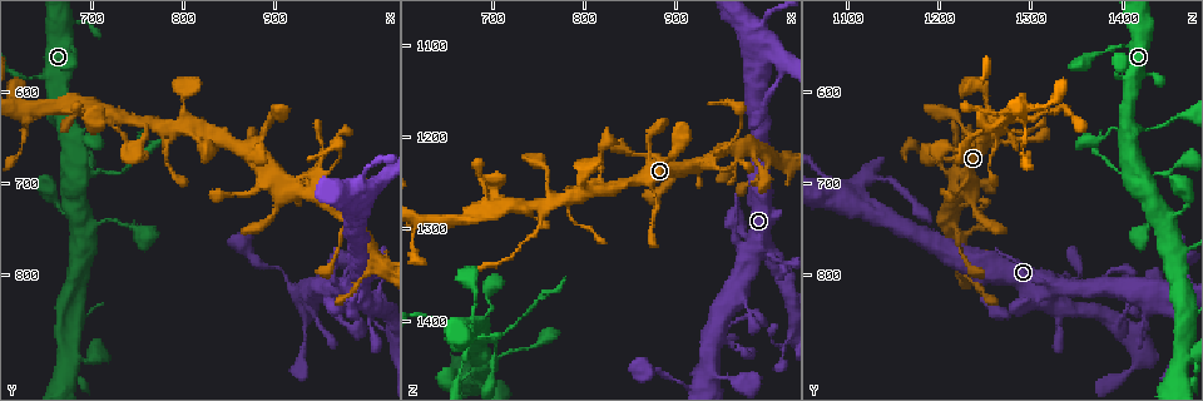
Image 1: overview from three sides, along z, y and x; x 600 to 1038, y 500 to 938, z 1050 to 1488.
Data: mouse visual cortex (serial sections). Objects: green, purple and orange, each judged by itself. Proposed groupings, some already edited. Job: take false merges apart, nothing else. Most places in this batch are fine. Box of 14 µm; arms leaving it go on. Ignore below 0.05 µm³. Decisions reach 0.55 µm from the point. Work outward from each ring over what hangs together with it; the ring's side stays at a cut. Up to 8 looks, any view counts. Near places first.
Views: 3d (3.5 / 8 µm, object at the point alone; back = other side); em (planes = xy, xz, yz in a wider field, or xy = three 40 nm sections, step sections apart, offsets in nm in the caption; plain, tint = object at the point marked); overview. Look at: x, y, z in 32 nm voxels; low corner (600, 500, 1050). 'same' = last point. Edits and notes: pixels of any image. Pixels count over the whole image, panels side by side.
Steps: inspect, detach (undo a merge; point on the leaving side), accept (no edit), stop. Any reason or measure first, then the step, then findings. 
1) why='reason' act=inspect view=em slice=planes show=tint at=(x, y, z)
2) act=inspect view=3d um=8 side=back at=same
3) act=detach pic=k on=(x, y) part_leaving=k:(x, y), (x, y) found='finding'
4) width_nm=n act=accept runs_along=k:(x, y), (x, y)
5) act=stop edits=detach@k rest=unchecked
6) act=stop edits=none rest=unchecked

why='two arms in line, one across' act=inspect view=3d um=3.5 at=(955, 695, 1210)

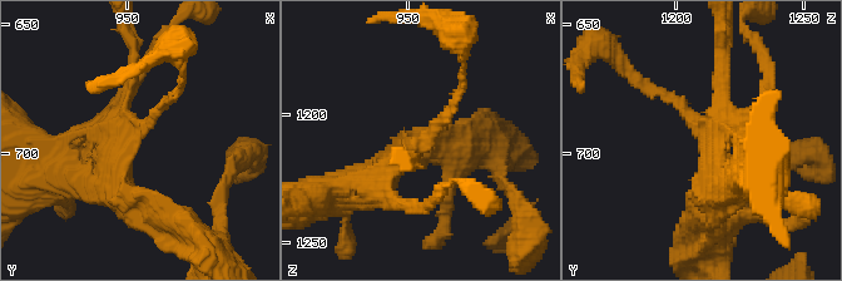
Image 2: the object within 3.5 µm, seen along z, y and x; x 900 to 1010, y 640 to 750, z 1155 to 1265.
arms=3 arm_widths_nm=150,200,300 why='need the tissue' act=inspect view=em slice=xy step=5 show=tint at=(952, 693, 1214)

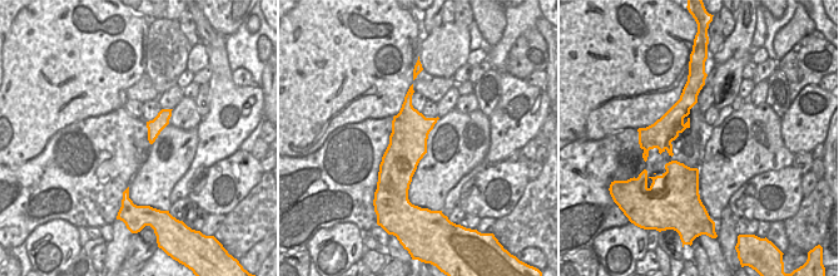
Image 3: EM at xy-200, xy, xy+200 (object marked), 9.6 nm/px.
act=accept runs_along=2:(85, 185), (100, 188), (174, 92) found='all the same cell'

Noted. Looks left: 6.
why='sharp bend' act=inspect view=3d um=8 at=(690, 690, 1415)

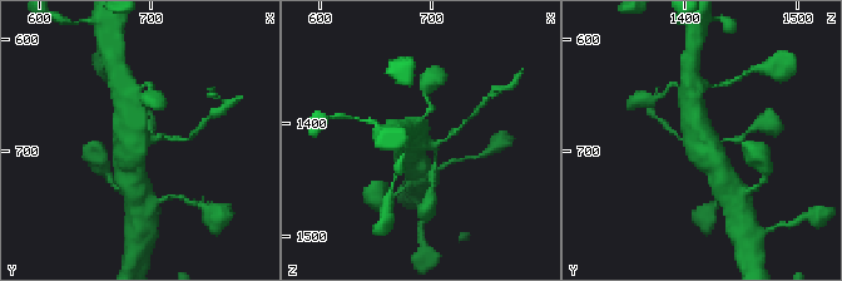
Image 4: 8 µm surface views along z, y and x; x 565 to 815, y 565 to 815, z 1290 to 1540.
act=inspect view=3d um=3.5 at=(696, 686, 1418)

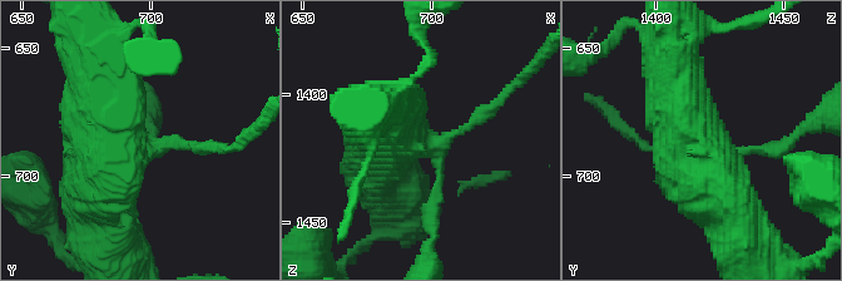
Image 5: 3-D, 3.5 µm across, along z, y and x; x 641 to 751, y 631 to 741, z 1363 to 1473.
act=inspect view=em slice=xy step=5 show=tint at=(694, 687, 1418)

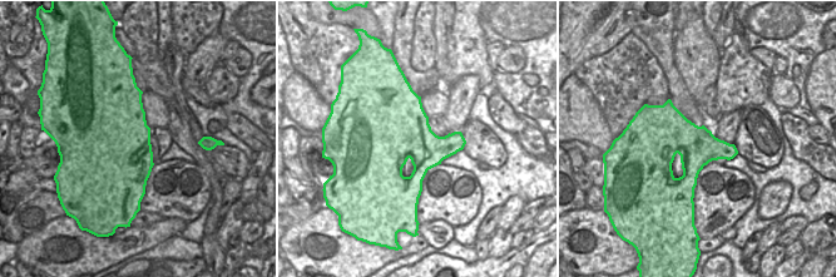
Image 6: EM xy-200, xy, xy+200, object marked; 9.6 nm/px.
act=detach pic=5 on=(494, 106) part_leaving=5:(461, 131), (526, 77), (541, 57) found='two cells meet here'

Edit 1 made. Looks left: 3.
why='redraw' act=inspect view=overview

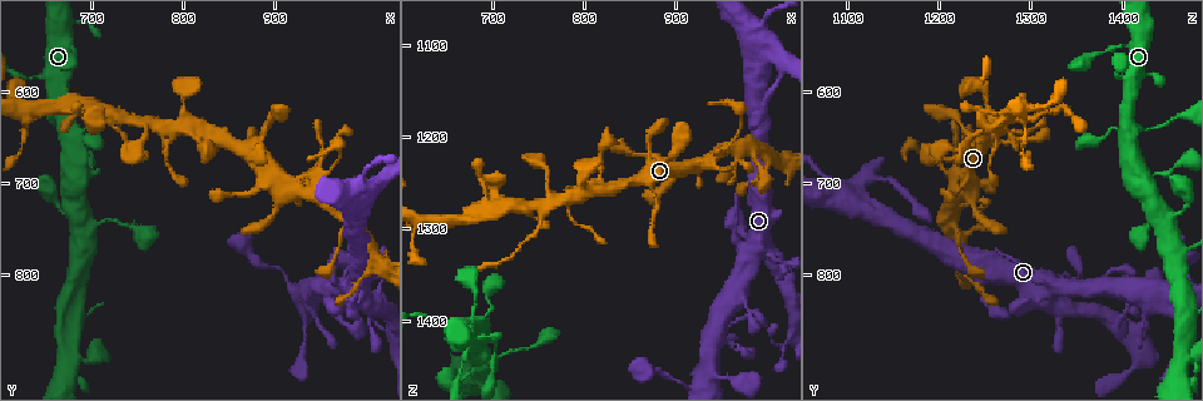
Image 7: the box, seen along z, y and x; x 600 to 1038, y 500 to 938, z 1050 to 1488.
why='thick turns thin' act=inspect view=3d um=3.5 at=(1020, 845, 1425)

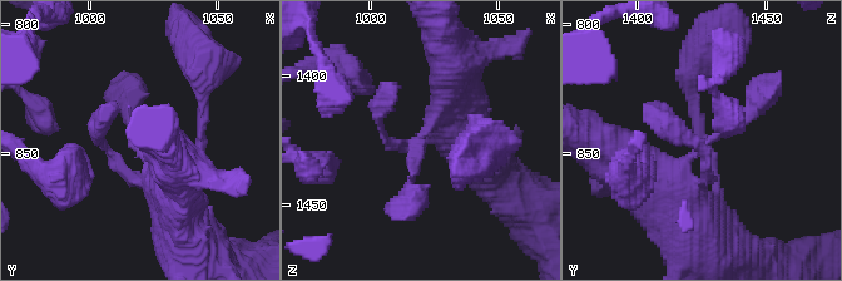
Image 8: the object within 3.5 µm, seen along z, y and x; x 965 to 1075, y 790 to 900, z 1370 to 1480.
why='shape alone is not enough' act=inspect view=em slice=xy step=5 show=tint at=(1018, 846, 1428)

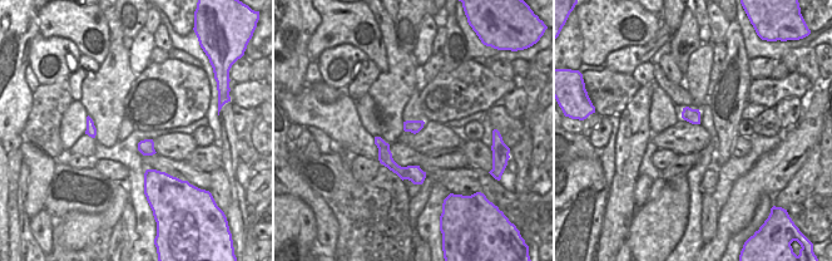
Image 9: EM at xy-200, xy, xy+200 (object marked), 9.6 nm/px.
arm_widths_nm=200,450 act=accept runs_along=8:(654, 192), (771, 88) found='one cell here'

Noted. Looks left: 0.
act=stop edits=detach@5 rest=unchecked

